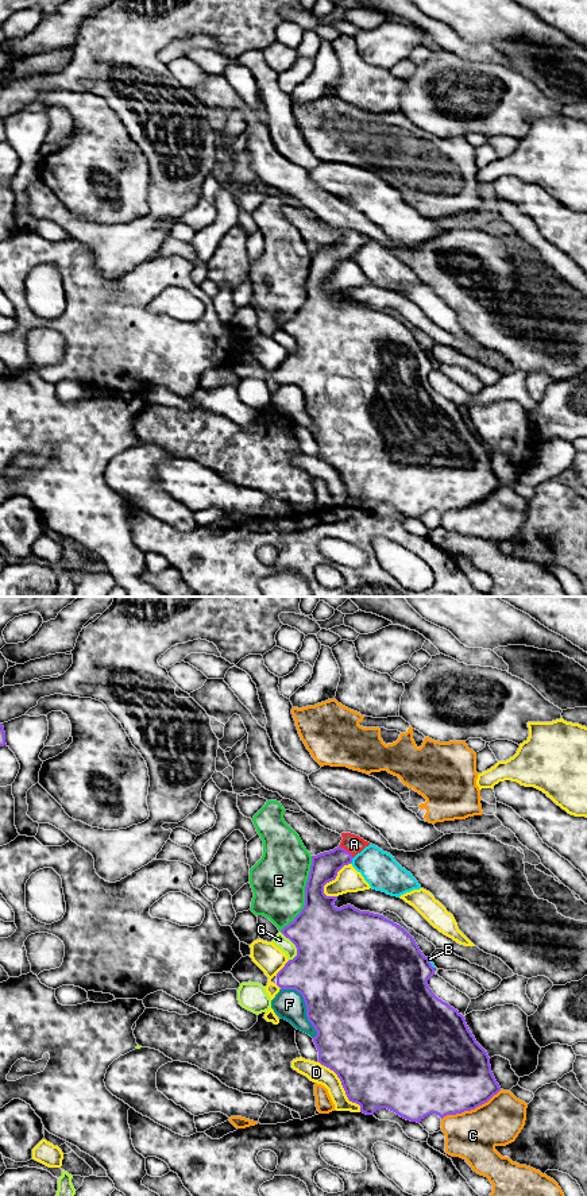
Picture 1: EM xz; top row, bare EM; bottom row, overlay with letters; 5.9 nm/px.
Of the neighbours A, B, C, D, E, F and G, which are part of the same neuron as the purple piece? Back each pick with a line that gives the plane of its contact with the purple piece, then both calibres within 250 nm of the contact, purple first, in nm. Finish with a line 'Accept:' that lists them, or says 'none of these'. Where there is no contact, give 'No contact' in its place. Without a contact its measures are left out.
A: Touches purple in xz. Thickness 170 nm (purple) against 110 nm
Accept: A

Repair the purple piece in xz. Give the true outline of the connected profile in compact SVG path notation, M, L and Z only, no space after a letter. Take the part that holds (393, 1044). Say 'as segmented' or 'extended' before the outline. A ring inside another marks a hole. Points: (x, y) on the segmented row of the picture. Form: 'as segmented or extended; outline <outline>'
extended; outline M341 833L341 837L333 850L312 856L305 906L281 930L296 945L297 956L277 973L277 985L302 995L308 1021L317 1031L313 1042L318 1050L318 1062L337 1075L348 1100L359 1104L360 1112L374 1115L376 1110L387 1108L406 1120L420 1123L430 1114L443 1119L475 1110L497 1095L501 1087L491 1072L487 1052L476 1042L464 1016L429 988L428 980L435 975L429 958L399 925L351 904L337 908L333 904L337 896L324 894L324 886L335 880L337 872L370 845L351 833Z

